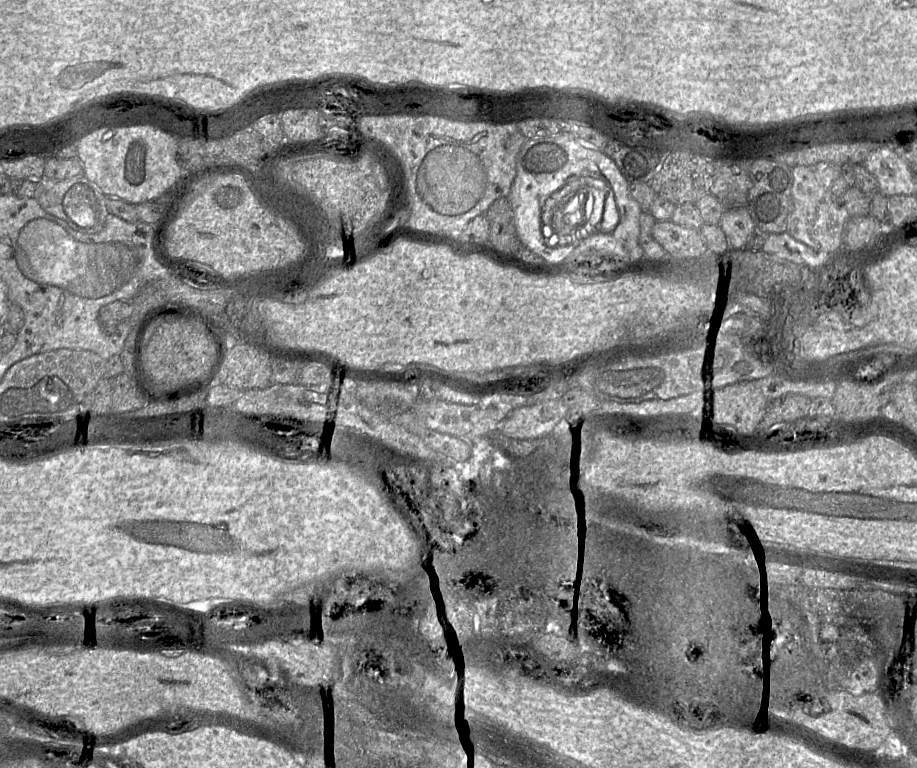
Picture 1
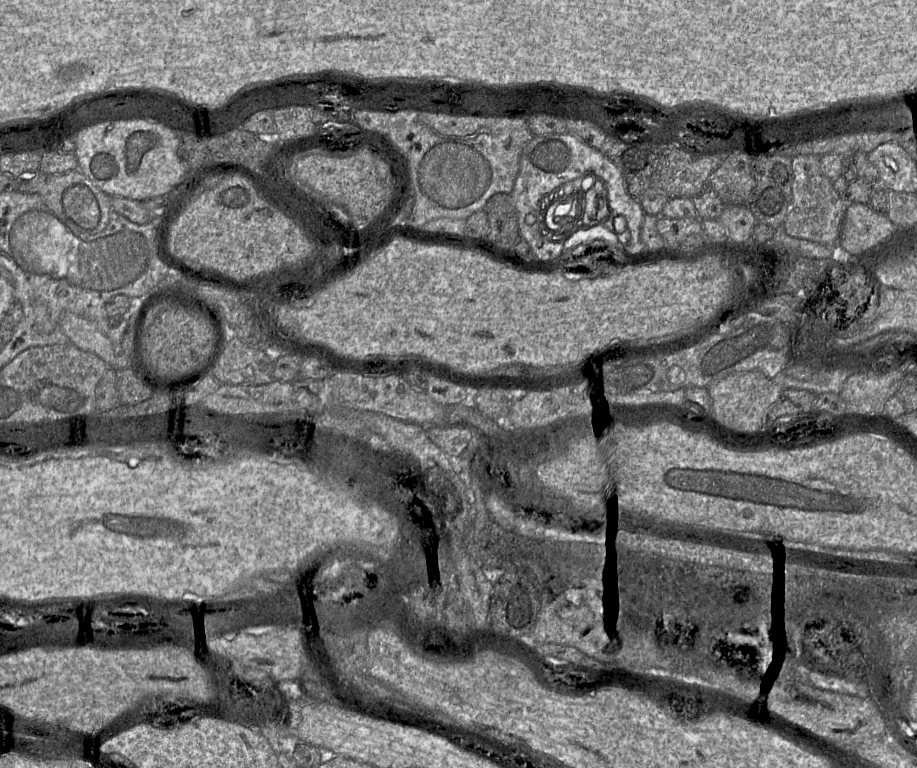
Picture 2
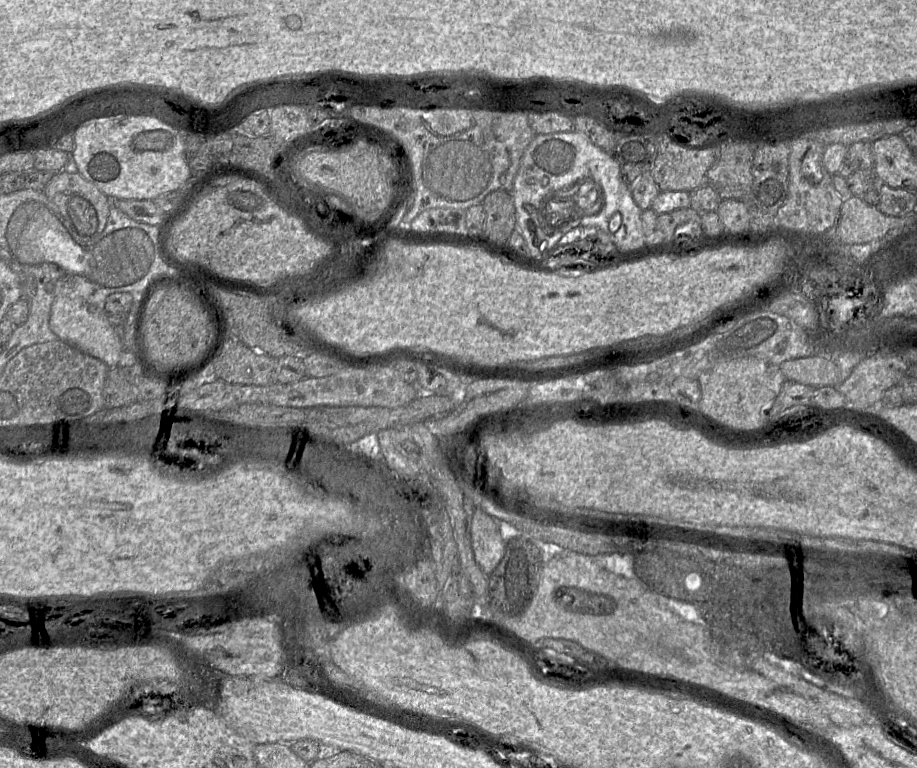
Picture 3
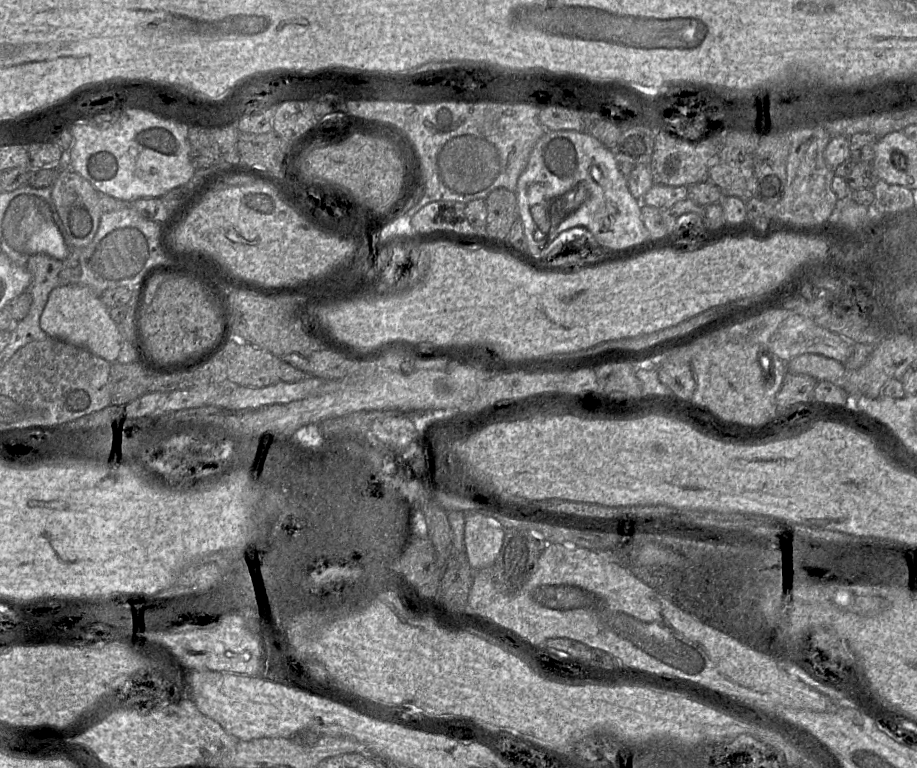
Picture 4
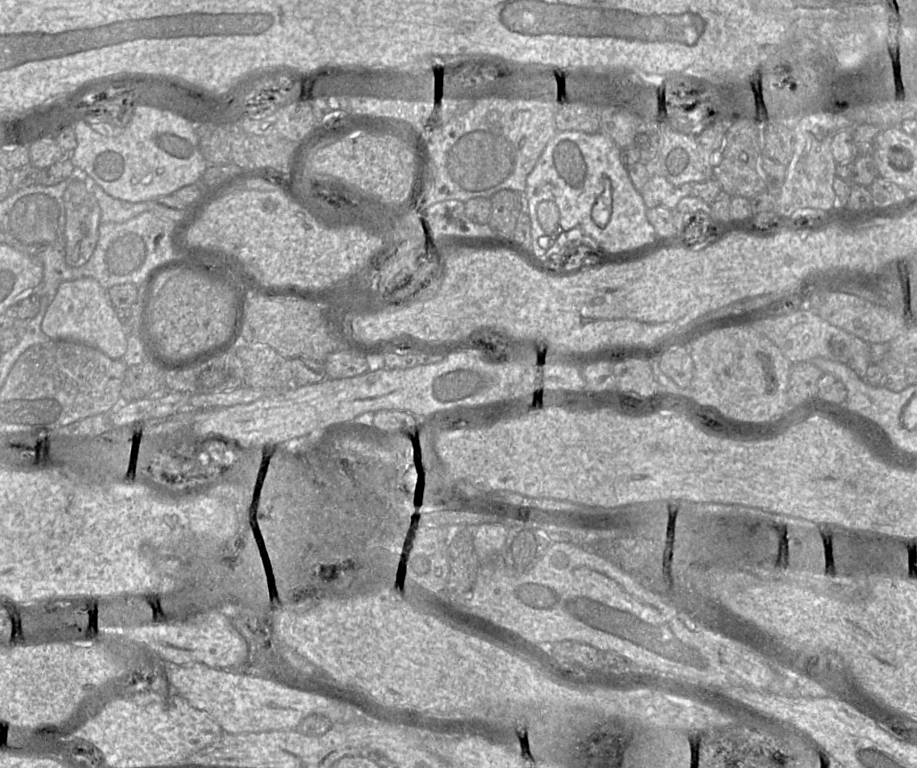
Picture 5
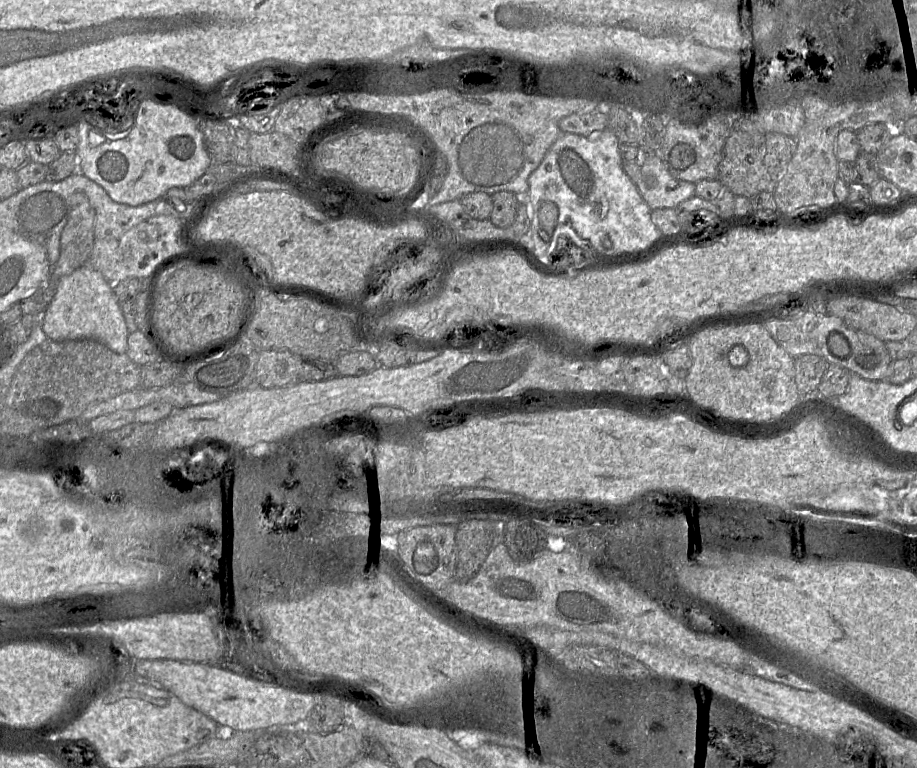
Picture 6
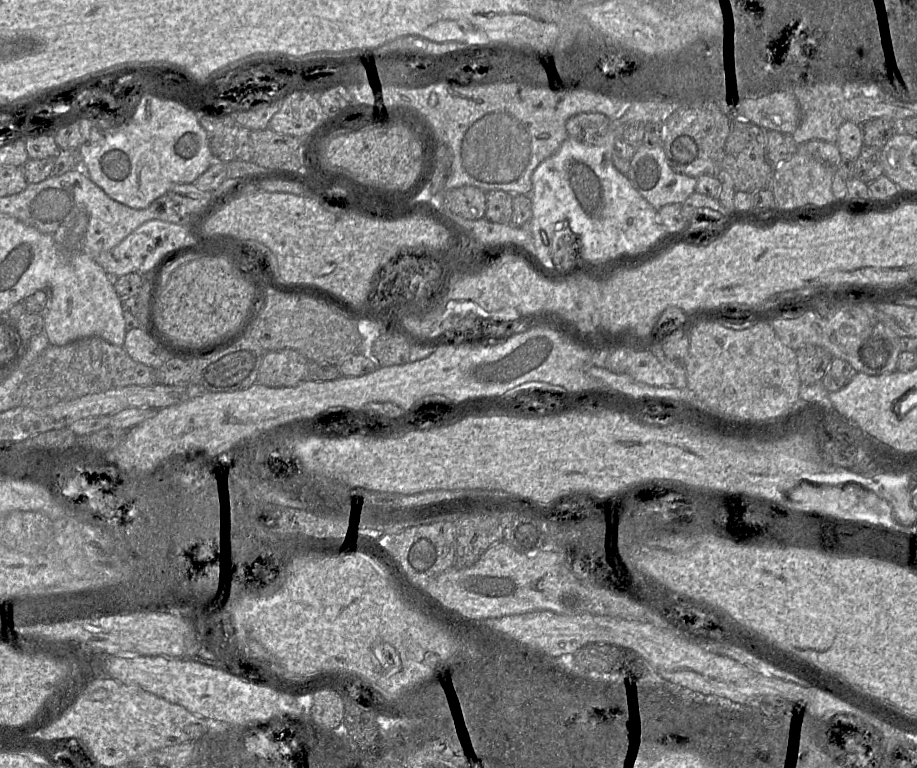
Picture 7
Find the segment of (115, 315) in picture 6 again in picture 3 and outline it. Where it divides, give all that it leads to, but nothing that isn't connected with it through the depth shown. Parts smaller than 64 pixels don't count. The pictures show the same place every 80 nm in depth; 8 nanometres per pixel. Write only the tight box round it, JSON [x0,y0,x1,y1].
[49,297,122,368]

